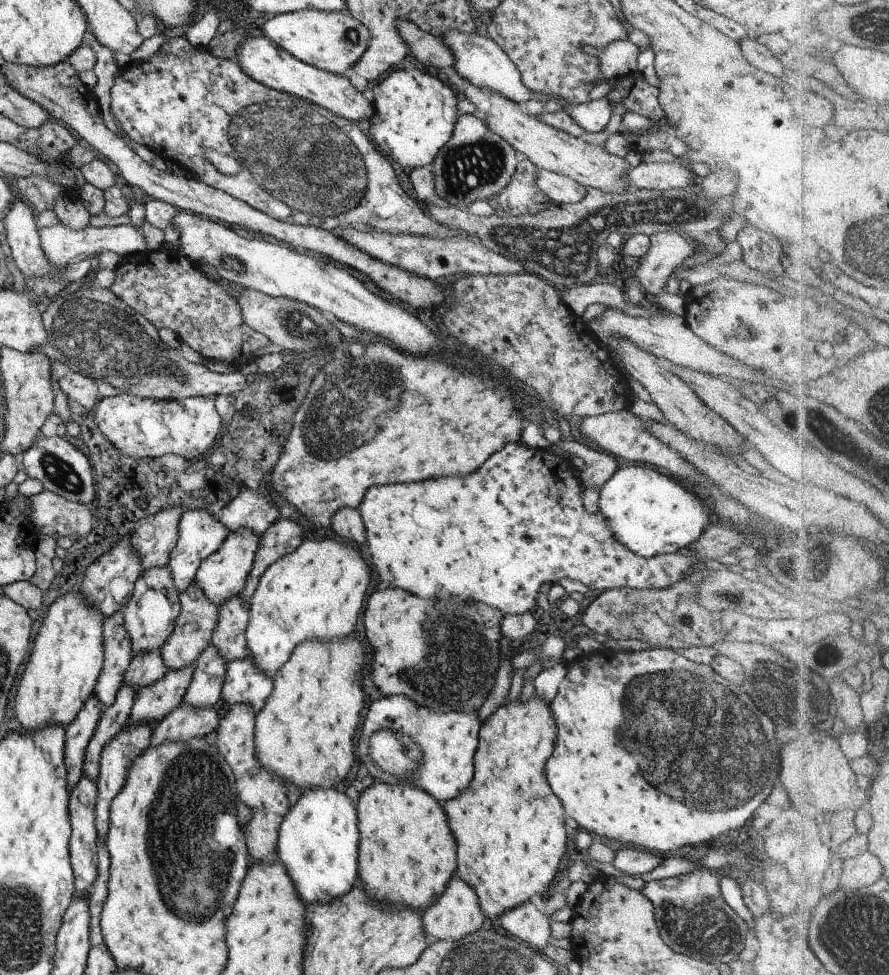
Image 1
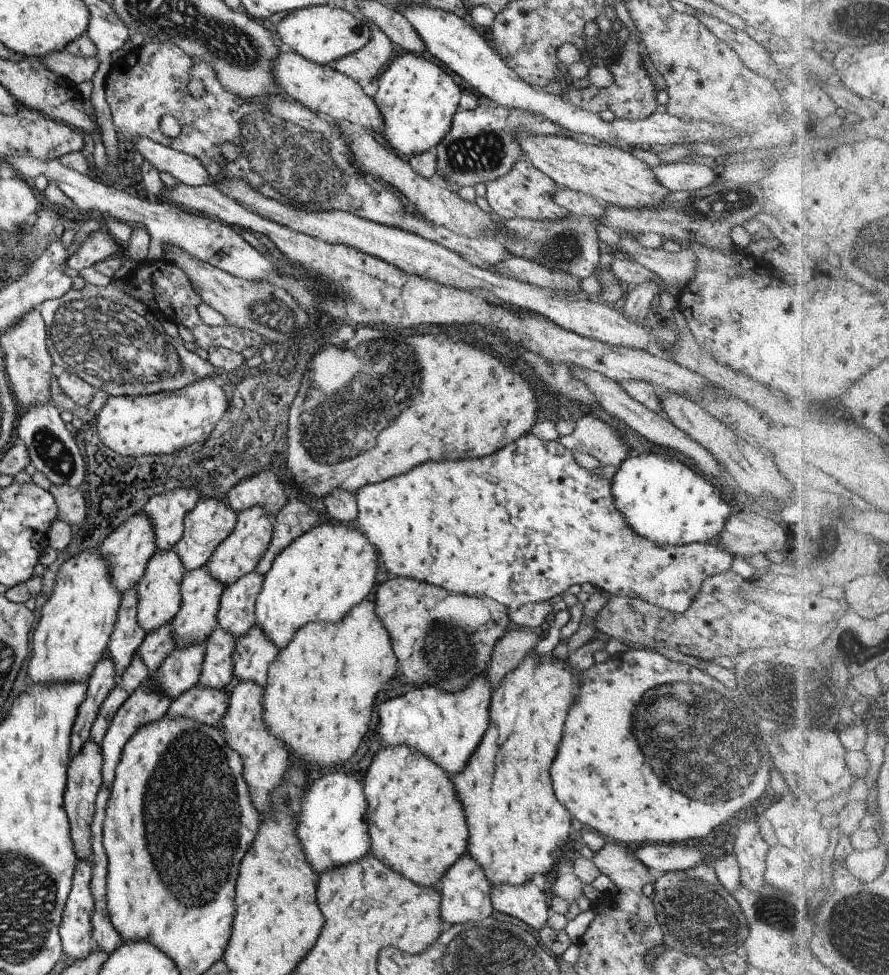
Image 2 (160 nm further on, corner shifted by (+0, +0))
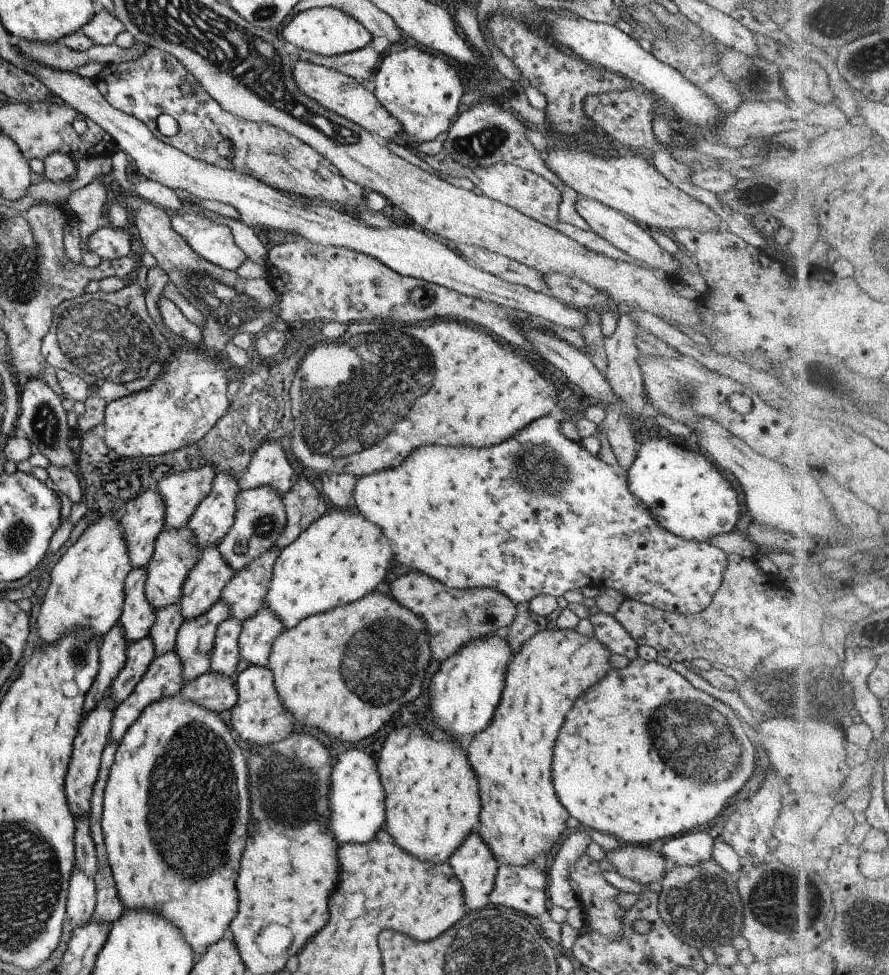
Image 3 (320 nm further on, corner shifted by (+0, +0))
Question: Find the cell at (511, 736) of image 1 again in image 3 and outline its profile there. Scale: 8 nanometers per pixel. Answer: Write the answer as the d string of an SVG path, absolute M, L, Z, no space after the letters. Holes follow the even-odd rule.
M554 628L536 632L510 656L504 674L501 700L493 712L493 718L487 728L481 730L481 734L475 734L467 746L467 758L479 782L479 834L494 854L498 866L532 863L537 854L549 851L565 828L568 814L555 798L549 776L551 748L557 730L561 728L563 714L571 708L573 700L612 669L609 665L610 654L610 650L593 636L579 634L575 629Z

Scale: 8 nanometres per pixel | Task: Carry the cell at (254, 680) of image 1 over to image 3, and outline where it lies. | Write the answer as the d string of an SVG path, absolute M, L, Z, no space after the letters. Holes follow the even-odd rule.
M265 605L246 618L238 634L238 649L242 665L265 667L273 639L284 629L281 621Z

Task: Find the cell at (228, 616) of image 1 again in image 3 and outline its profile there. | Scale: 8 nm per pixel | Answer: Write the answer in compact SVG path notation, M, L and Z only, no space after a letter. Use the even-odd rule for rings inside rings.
M271 547L227 581L219 602L227 603L230 618L243 622L261 608L272 577L272 564L279 553L277 547Z

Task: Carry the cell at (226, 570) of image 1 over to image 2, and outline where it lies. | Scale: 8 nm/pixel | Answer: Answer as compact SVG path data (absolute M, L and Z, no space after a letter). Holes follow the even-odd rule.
M251 506L247 510L241 510L236 514L236 522L233 531L213 550L209 556L205 568L211 578L215 578L223 589L233 582L237 582L241 576L254 571L259 558L267 550L271 540L271 526L273 516L267 514L261 506Z

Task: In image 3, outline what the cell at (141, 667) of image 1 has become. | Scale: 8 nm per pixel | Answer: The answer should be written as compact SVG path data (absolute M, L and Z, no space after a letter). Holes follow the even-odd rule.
M178 603L157 609L155 620L148 632L154 646L154 656L161 656L175 646L176 632L184 621Z

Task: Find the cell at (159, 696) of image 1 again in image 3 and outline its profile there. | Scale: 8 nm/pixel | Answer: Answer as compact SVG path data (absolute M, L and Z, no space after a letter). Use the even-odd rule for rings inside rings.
M217 601L203 614L185 619L176 632L174 651L182 664L182 679L192 681L210 670L216 626L230 618L227 603Z

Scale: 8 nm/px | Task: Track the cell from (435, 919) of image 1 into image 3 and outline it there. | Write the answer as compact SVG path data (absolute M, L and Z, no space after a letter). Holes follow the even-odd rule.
M475 830L461 842L461 846L456 848L446 861L461 883L468 912L489 904L488 896L494 885L498 862Z

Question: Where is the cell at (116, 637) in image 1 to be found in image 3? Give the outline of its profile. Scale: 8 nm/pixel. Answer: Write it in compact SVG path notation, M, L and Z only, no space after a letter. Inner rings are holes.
M132 568L124 580L124 599L118 621L127 644L147 636L155 620L155 610L144 595L145 577L145 568Z

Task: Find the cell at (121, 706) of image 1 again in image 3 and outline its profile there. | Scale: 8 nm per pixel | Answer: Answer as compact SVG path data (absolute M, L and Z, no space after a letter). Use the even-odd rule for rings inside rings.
M149 634L127 644L125 654L123 668L117 673L107 692L116 704L133 692L133 687L141 680L147 665L153 660L154 646Z

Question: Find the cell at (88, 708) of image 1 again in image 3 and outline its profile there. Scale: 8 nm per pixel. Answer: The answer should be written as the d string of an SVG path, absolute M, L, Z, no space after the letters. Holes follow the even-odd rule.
M117 621L102 636L102 643L98 652L99 668L89 690L85 693L82 706L82 718L96 704L97 701L107 692L110 684L123 668L126 654L127 642L122 635L122 626Z

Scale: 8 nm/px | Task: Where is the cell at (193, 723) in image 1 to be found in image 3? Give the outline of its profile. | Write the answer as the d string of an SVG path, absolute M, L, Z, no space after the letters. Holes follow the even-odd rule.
M211 670L186 682L179 694L185 700L223 715L229 712L238 697L233 677Z

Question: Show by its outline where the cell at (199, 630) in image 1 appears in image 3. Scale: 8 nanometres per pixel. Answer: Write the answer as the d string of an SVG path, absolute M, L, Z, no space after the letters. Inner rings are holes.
M215 545L203 547L200 559L182 584L182 595L177 602L184 620L203 614L219 601L224 586L234 573Z

